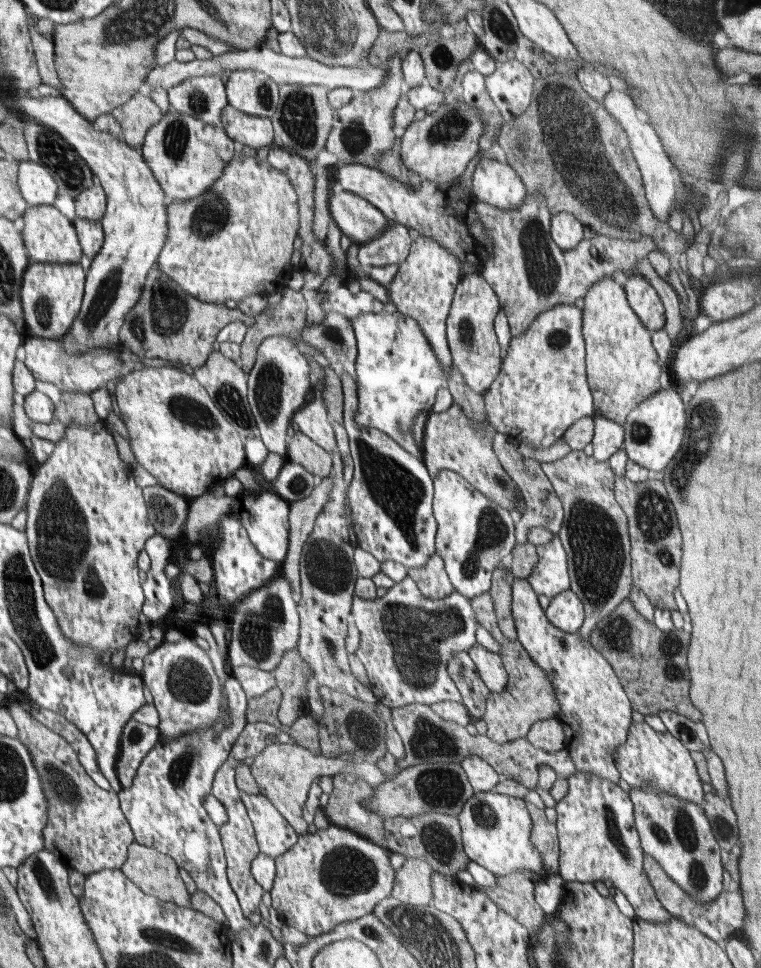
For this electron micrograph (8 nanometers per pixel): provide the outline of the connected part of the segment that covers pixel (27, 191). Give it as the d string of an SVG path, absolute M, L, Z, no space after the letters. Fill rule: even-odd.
M20 161L19 162L19 186L23 192L24 198L26 198L29 206L52 206L56 200L56 196L59 195L59 185L56 184L54 177L48 173L48 170L44 166L37 164L36 162Z

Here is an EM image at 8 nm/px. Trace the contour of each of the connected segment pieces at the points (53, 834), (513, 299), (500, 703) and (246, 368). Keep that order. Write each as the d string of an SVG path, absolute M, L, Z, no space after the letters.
M14 695L8 700L7 708L13 717L18 729L18 738L27 745L35 770L38 771L40 782L42 782L42 790L46 795L49 811L48 822L43 835L46 837L44 849L51 853L56 852L63 860L63 864L68 868L74 868L82 874L88 876L104 869L120 869L122 864L128 859L128 846L134 842L134 835L130 830L128 819L124 818L123 810L120 810L120 802L116 792L104 790L96 784L94 778L80 766L79 755L75 751L74 746L67 741L62 735L54 732L44 724L40 724L38 720L34 720L27 710L20 705Z
M526 192L526 199L524 199L524 203L522 203L522 205L520 205L520 207L514 207L514 209L512 209L510 211L504 211L504 209L496 209L496 208L492 209L487 204L482 204L482 203L479 203L479 202L477 202L477 210L479 210L479 216L482 217L484 225L487 226L488 234L491 234L491 236L492 236L491 240L494 241L495 244L496 244L496 248L494 249L494 255L491 256L490 260L488 260L488 264L486 264L486 266L484 266L484 268L482 268L479 273L487 281L489 281L489 283L495 289L496 294L499 294L500 305L503 306L504 313L506 313L506 317L508 319L508 324L509 324L509 327L510 327L510 330L511 330L511 336L520 336L523 332L526 332L526 329L532 324L532 321L536 317L538 317L538 315L540 315L540 313L542 313L542 312L544 312L544 311L546 311L548 309L552 309L554 306L557 306L557 305L574 305L575 302L576 302L576 300L578 300L578 298L584 298L584 297L586 297L586 292L588 292L588 289L593 284L596 284L596 282L600 282L603 278L606 278L607 276L614 276L614 274L616 272L623 272L623 273L625 273L627 275L633 275L634 274L634 270L635 270L635 264L637 264L637 262L641 258L645 258L649 252L652 252L652 250L658 250L658 251L662 252L665 256L668 256L668 254L665 254L665 252L663 252L663 250L659 250L658 247L656 247L656 243L654 243L654 241L652 241L652 239L650 239L650 237L646 237L646 236L644 236L644 238L640 239L640 241L624 241L624 240L621 240L621 239L616 239L616 238L613 238L613 237L606 237L606 236L600 235L598 238L592 239L592 240L588 240L588 238L584 238L583 241L582 241L582 245L581 246L576 247L574 249L567 250L567 251L563 251L562 249L560 249L553 242L553 239L550 236L550 228L551 228L551 218L552 218L552 215L550 215L550 212L548 211L548 207L546 207L546 199L544 199L544 195L540 195L540 193L536 193L536 195L528 195L528 192Z
M490 591L483 592L475 596L471 603L475 607L479 624L482 625L500 644L500 656L504 663L504 668L508 672L508 685L502 693L494 693L488 700L487 715L482 717L487 724L486 736L495 743L503 745L513 740L527 736L530 728L540 720L555 719L556 712L560 706L556 704L557 696L552 692L552 680L544 676L544 672L538 668L532 658L518 642L518 640L508 640L498 626L494 599Z
M285 287L280 304L274 307L268 304L266 310L254 318L255 323L248 327L241 342L240 365L245 373L249 373L255 366L258 346L267 336L286 335L300 340L307 320L306 298L302 292Z

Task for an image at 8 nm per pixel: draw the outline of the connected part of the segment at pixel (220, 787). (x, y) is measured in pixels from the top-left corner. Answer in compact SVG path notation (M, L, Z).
M229 762L220 767L218 775L215 777L211 795L216 797L227 810L228 820L222 826L218 826L222 836L223 848L226 850L227 877L231 887L239 897L239 903L242 906L244 915L249 917L258 908L265 890L256 882L251 873L251 862L259 853L259 844L255 837L255 828L235 784L235 769L232 769L231 765L232 762Z

